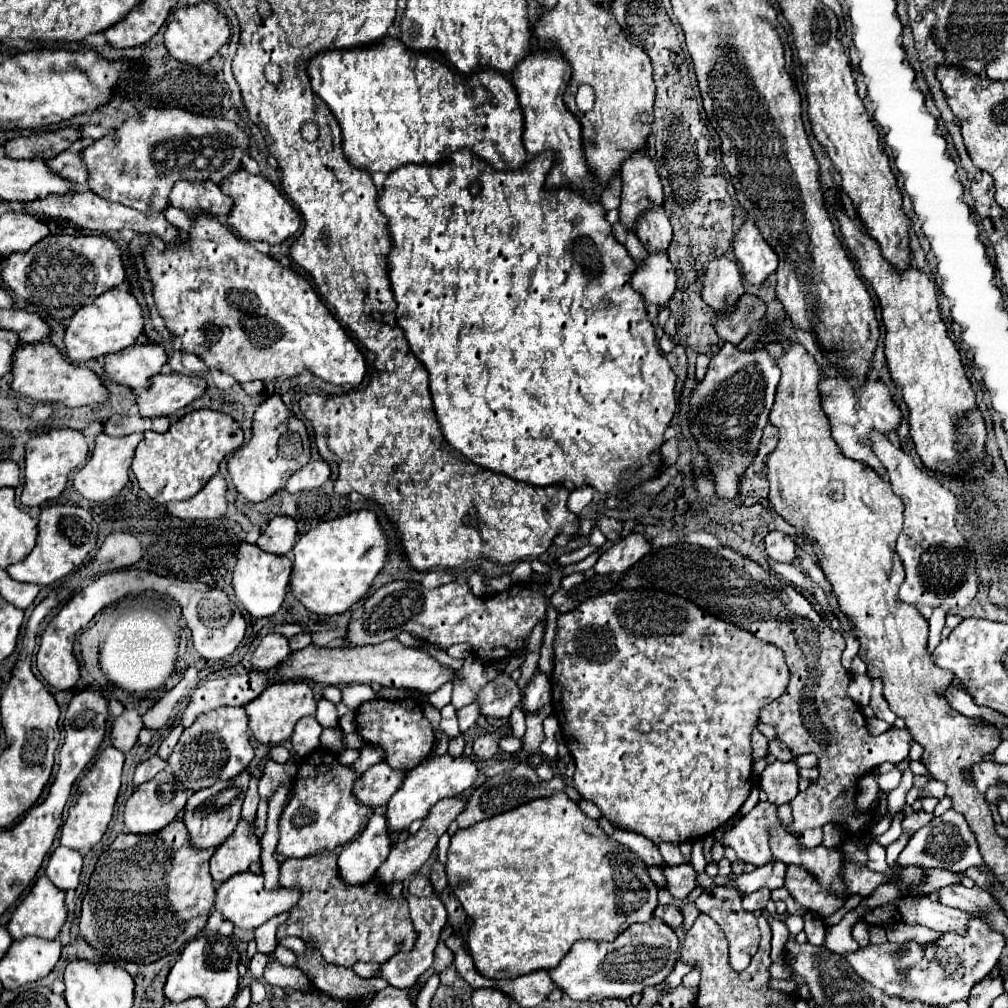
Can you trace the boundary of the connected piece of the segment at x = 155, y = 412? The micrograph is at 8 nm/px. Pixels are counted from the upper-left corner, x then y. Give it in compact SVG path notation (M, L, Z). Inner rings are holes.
M156 375L146 393L136 403L142 417L168 417L186 407L206 391L206 379L198 375Z

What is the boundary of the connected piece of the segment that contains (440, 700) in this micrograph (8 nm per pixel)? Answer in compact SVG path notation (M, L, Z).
M444 685L442 689L438 689L438 693L431 693L426 697L426 701L436 709L442 709L444 705L448 705L450 699L452 699L452 685Z

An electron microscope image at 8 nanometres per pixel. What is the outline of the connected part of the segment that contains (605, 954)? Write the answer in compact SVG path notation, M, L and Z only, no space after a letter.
M658 917L646 923L630 925L612 943L578 941L562 963L550 969L550 977L558 989L576 1001L602 1001L610 997L628 999L646 987L662 983L678 961L678 937Z

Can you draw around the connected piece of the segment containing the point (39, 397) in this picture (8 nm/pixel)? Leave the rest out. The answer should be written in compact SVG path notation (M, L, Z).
M48 343L20 345L14 355L12 365L12 389L24 397L40 403L64 403L66 407L86 407L94 403L104 403L108 399L108 389L102 385L98 375L86 367L72 365L64 355Z

